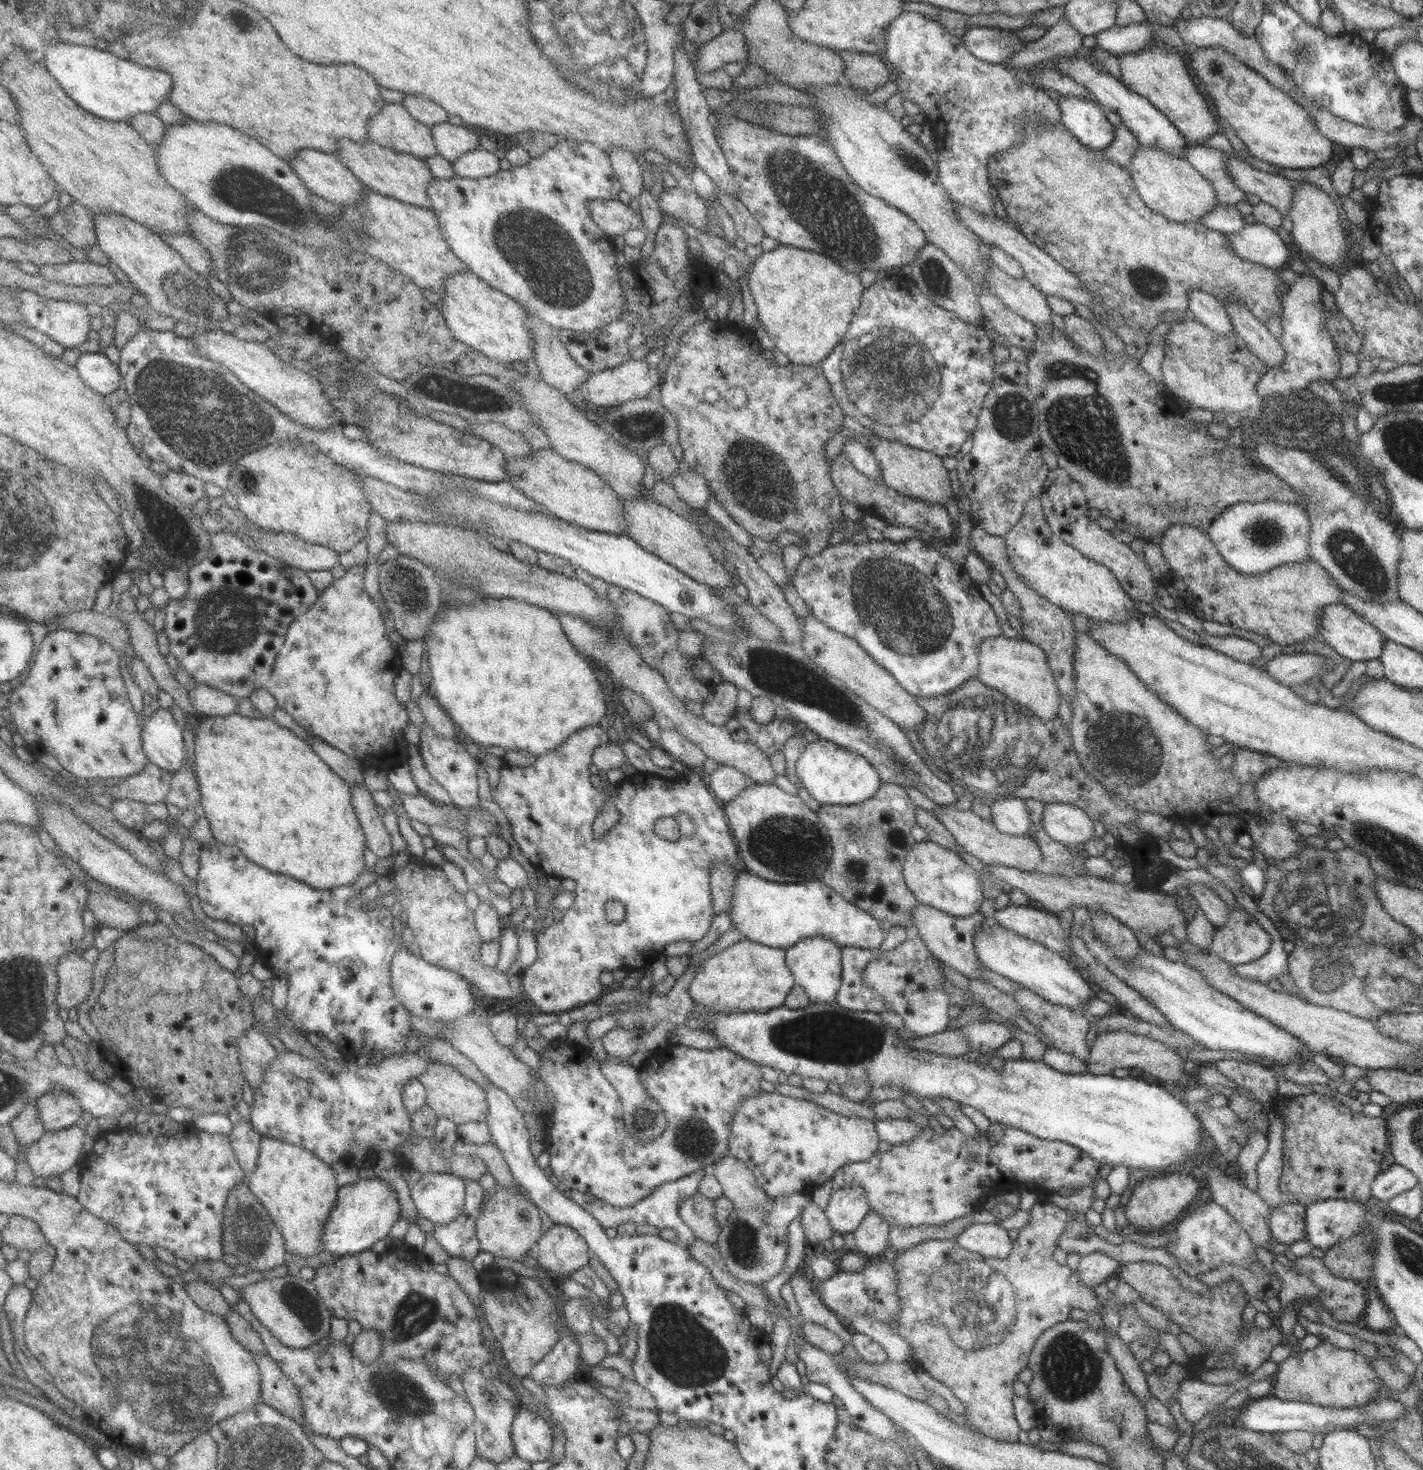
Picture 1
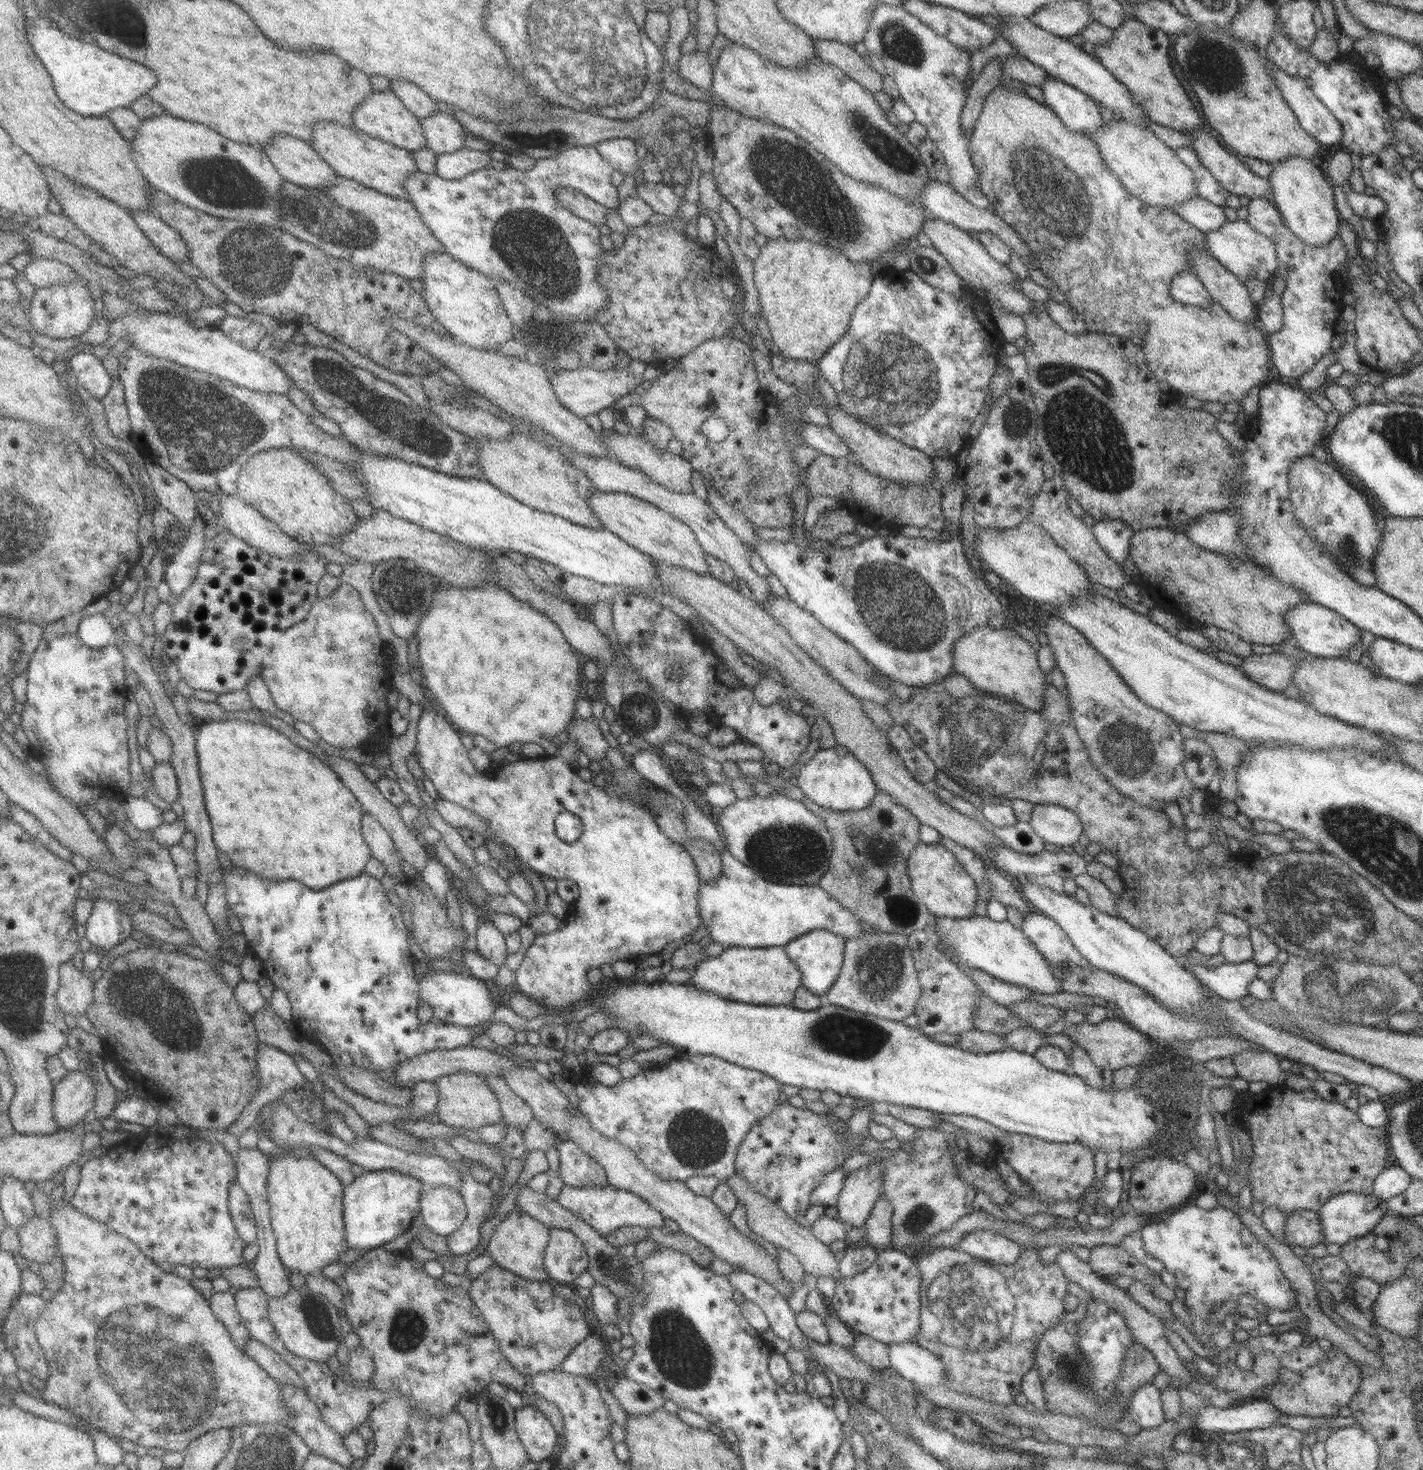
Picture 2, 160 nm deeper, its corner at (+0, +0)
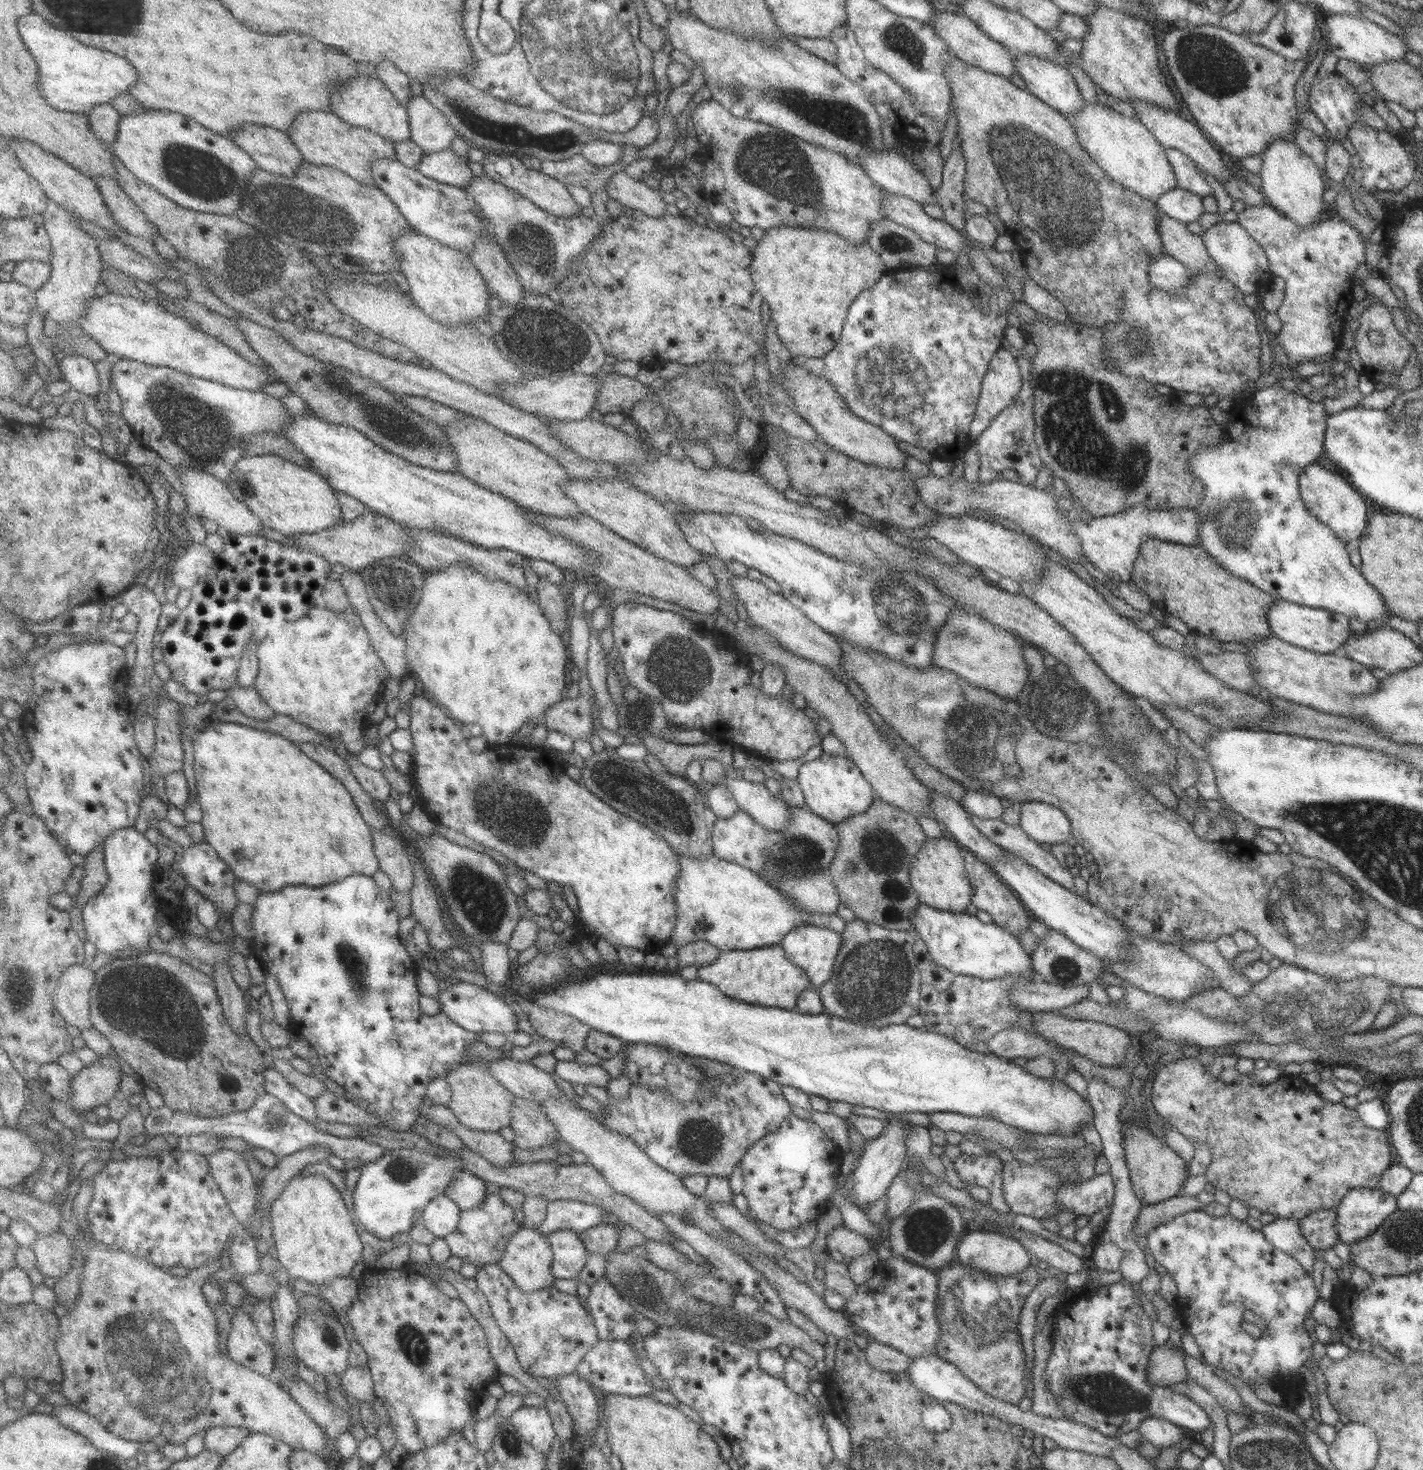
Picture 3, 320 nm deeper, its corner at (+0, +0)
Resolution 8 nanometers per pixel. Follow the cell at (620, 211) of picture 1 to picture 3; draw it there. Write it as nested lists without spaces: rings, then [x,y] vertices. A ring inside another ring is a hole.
[[[488,151],[482,164],[490,178],[512,190],[517,190],[536,206],[541,207],[542,210],[549,211],[549,214],[558,217],[579,218],[582,207],[574,201],[572,195],[566,189],[565,183],[549,174],[544,174],[542,171],[529,169],[524,164],[524,160],[517,155]]]

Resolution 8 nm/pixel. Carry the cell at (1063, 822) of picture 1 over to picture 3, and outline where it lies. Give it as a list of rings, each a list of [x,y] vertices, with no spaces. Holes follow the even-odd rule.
[[[1045,802],[1021,803],[1019,825],[1030,839],[1040,844],[1062,844],[1072,837],[1070,819],[1058,807]]]

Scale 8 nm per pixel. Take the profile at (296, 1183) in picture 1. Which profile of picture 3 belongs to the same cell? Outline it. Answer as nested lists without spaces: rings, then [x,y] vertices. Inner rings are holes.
[[[300,1172],[289,1181],[282,1197],[274,1201],[272,1214],[279,1261],[294,1280],[331,1284],[338,1278],[351,1277],[354,1268],[364,1261],[365,1243],[342,1194],[326,1176],[311,1174],[303,1178]]]

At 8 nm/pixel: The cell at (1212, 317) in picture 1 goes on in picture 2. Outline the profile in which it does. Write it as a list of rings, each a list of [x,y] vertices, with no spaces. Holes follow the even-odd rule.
[[[1190,271],[1179,273],[1170,282],[1170,297],[1172,297],[1172,300],[1187,305],[1209,307],[1213,300],[1203,283]]]

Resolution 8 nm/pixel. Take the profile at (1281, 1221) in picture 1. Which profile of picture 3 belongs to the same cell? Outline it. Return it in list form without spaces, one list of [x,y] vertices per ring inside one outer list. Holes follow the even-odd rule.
[[[1322,1209],[1310,1213],[1300,1219],[1299,1226],[1302,1236],[1316,1250],[1332,1249],[1339,1242],[1339,1232],[1336,1229],[1336,1209]]]

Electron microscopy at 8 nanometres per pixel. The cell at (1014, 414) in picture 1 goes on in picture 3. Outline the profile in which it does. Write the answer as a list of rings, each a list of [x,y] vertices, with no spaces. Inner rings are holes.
[[[1022,380],[1022,392],[1013,402],[1000,411],[990,426],[976,438],[976,447],[980,452],[979,479],[982,483],[1004,479],[1025,485],[1034,484],[1038,472],[1043,468],[1037,444],[1035,443],[1034,391],[1031,380]]]

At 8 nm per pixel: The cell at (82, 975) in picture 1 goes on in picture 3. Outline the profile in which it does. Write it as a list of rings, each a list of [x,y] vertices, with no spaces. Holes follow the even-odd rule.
[[[87,964],[66,969],[56,996],[57,1007],[68,1024],[84,1031],[94,1028],[93,988],[97,986],[98,972]]]

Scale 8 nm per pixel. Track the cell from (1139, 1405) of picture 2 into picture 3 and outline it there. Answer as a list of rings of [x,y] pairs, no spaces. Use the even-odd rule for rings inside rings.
[[[1159,1416],[1145,1418],[1138,1430],[1150,1444],[1160,1448],[1160,1450],[1177,1444],[1183,1438],[1192,1439],[1192,1433],[1189,1433],[1188,1430],[1184,1430]]]

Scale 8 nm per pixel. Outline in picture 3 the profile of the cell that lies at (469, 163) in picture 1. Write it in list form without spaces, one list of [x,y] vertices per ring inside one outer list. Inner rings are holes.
[[[452,149],[427,153],[418,168],[430,178],[462,188],[468,187],[476,178],[468,157],[462,157]]]

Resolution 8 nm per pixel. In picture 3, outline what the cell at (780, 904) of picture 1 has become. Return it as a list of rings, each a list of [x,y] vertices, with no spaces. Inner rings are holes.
[[[678,855],[679,873],[673,886],[677,917],[669,938],[669,943],[678,948],[699,940],[707,940],[722,951],[780,945],[786,934],[798,925],[819,926],[840,934],[845,931],[847,922],[837,912],[805,912],[768,882],[766,877],[753,870],[714,855],[706,858]]]

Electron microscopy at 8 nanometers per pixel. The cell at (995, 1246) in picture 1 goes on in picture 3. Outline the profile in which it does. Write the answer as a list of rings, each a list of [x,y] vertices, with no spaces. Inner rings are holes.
[[[969,1228],[956,1247],[954,1261],[995,1276],[1014,1276],[1031,1266],[1030,1258],[1024,1246],[1009,1236]]]

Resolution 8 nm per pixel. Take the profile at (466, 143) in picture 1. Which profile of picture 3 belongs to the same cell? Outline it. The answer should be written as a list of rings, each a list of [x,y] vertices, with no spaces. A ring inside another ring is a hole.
[[[414,95],[406,105],[412,123],[412,139],[428,153],[450,149],[454,138],[460,136],[449,118],[425,95]]]

